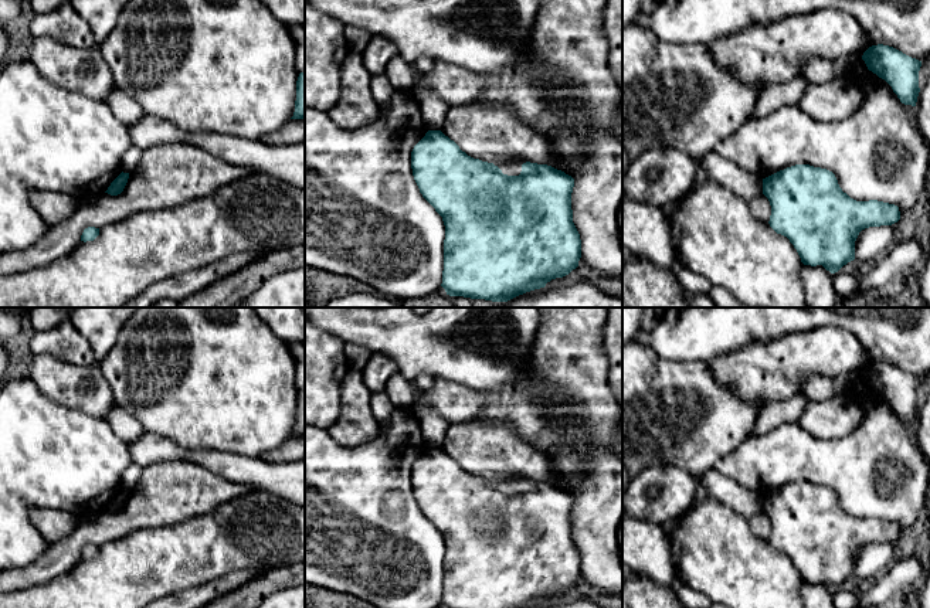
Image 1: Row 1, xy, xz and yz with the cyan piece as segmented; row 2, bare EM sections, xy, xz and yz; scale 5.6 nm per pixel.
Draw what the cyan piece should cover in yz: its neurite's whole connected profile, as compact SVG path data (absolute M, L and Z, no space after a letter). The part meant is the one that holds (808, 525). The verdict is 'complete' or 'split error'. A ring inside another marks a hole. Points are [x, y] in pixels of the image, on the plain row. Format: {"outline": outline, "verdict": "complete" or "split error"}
{"outline": "M795 482L763 496L771 523L770 544L790 557L804 582L822 582L831 591L855 577L855 558L869 544L900 537L895 522L851 516L835 492Z", "verdict": "complete"}

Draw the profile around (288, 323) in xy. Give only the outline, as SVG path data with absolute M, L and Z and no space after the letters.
M254 308L257 315L284 342L305 344L305 308Z

